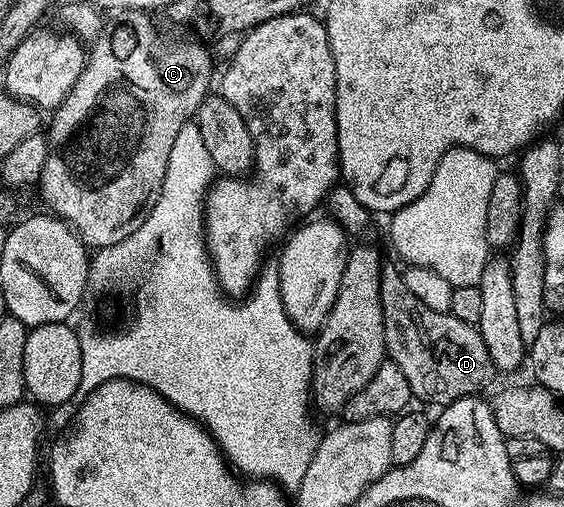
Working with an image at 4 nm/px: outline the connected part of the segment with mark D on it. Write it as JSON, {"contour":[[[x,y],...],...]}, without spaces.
{"contour":[[[391,261],[384,262],[383,272],[381,273],[381,317],[383,318],[383,324],[385,325],[385,345],[387,346],[387,355],[389,356],[390,362],[395,363],[397,365],[397,369],[401,369],[401,373],[405,373],[405,381],[409,381],[409,389],[416,400],[424,399],[427,403],[446,405],[453,401],[457,401],[466,395],[474,395],[482,392],[482,387],[490,381],[491,375],[493,376],[489,349],[485,349],[485,341],[481,337],[478,326],[474,323],[457,321],[457,317],[453,317],[450,311],[438,312],[436,310],[429,309],[424,302],[419,301],[417,297],[415,297],[413,293],[406,288],[406,283],[403,280],[400,268],[395,268],[394,265],[391,264]]]}

